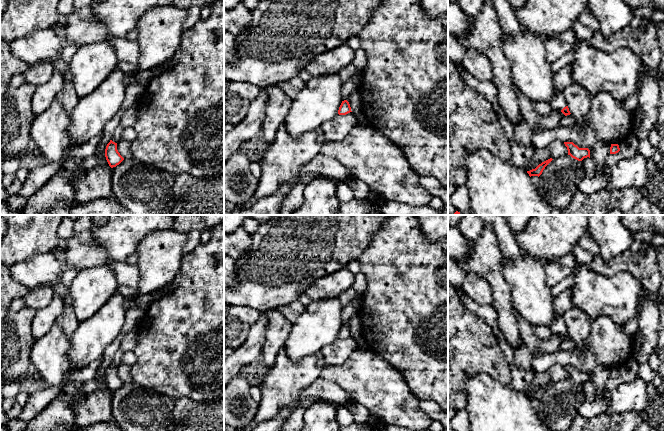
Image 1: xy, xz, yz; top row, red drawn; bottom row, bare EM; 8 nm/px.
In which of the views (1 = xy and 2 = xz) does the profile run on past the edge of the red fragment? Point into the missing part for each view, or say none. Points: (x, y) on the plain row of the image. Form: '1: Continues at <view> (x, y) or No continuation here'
1: No continuation here
2: No continuation here

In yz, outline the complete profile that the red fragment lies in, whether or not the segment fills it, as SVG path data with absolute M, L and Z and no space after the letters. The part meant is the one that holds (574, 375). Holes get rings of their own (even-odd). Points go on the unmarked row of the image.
M564 366L568 374L568 379L572 382L582 385L584 382L590 382L590 374L588 372L579 372L573 366Z

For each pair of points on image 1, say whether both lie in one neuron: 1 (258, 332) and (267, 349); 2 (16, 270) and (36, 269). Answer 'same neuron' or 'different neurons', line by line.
1: different neurons
2: same neuron

